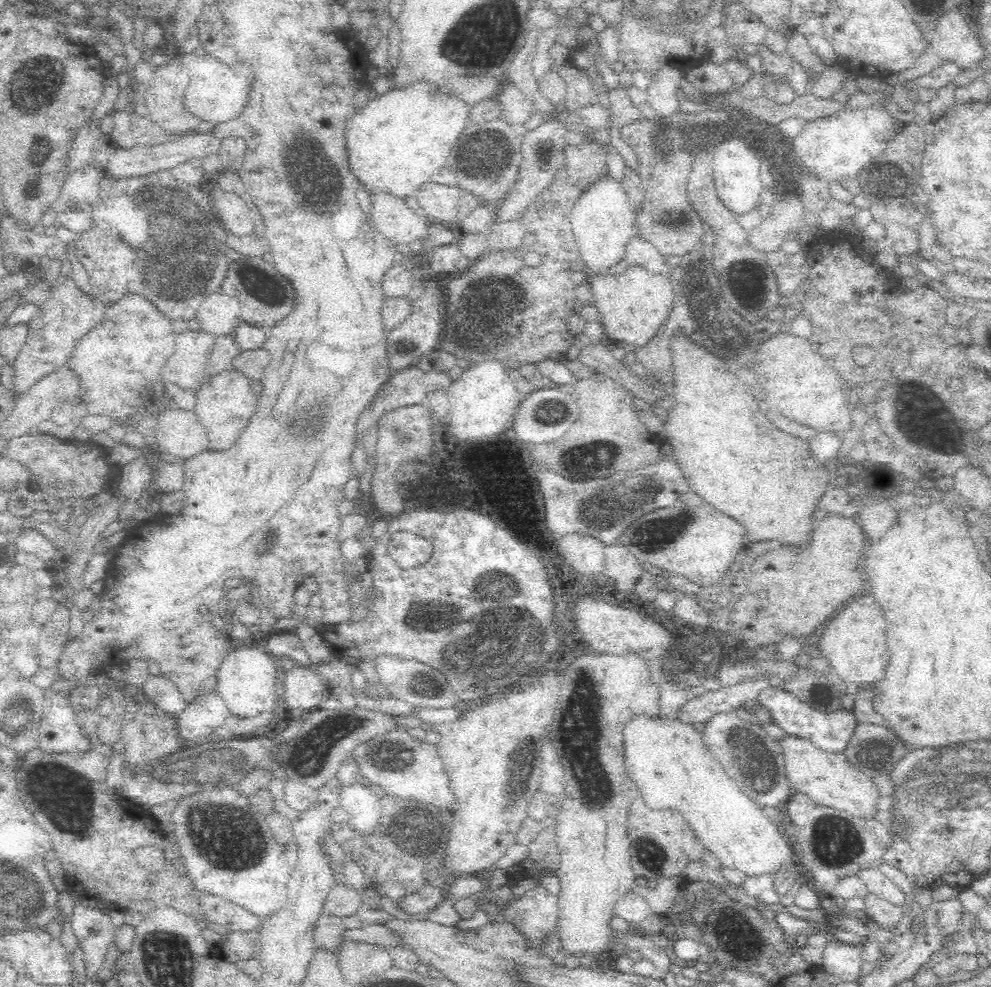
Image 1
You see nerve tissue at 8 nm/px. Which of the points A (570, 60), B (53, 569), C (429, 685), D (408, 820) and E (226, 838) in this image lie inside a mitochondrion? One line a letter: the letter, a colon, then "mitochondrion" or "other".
A: other
B: other
C: mitochondrion
D: mitochondrion
E: mitochondrion

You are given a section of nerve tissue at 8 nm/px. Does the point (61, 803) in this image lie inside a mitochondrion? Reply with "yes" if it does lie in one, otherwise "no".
yes

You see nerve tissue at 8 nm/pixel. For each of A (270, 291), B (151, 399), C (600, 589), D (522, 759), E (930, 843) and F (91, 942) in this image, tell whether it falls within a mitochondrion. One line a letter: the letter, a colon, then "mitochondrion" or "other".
A: mitochondrion
B: other
C: other
D: mitochondrion
E: mitochondrion
F: other

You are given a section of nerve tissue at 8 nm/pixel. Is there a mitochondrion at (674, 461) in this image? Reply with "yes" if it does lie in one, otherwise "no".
no

